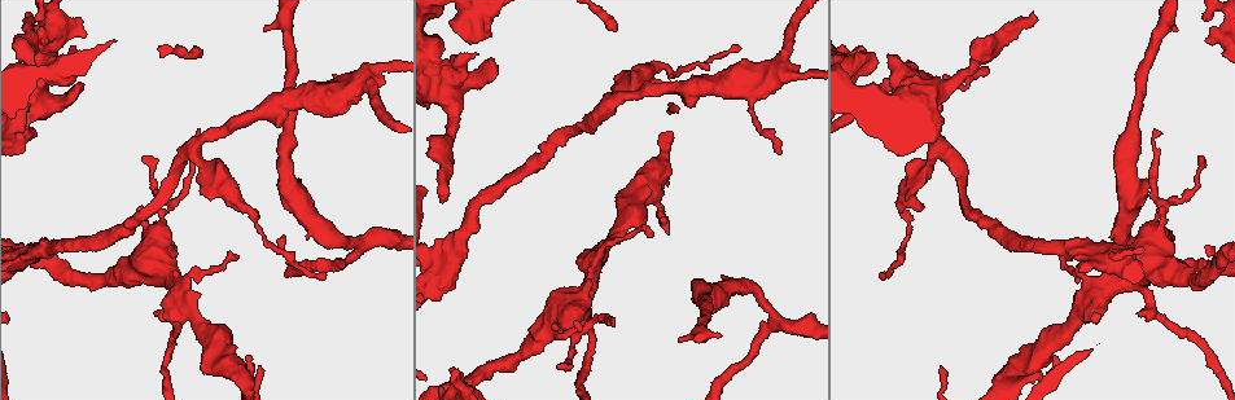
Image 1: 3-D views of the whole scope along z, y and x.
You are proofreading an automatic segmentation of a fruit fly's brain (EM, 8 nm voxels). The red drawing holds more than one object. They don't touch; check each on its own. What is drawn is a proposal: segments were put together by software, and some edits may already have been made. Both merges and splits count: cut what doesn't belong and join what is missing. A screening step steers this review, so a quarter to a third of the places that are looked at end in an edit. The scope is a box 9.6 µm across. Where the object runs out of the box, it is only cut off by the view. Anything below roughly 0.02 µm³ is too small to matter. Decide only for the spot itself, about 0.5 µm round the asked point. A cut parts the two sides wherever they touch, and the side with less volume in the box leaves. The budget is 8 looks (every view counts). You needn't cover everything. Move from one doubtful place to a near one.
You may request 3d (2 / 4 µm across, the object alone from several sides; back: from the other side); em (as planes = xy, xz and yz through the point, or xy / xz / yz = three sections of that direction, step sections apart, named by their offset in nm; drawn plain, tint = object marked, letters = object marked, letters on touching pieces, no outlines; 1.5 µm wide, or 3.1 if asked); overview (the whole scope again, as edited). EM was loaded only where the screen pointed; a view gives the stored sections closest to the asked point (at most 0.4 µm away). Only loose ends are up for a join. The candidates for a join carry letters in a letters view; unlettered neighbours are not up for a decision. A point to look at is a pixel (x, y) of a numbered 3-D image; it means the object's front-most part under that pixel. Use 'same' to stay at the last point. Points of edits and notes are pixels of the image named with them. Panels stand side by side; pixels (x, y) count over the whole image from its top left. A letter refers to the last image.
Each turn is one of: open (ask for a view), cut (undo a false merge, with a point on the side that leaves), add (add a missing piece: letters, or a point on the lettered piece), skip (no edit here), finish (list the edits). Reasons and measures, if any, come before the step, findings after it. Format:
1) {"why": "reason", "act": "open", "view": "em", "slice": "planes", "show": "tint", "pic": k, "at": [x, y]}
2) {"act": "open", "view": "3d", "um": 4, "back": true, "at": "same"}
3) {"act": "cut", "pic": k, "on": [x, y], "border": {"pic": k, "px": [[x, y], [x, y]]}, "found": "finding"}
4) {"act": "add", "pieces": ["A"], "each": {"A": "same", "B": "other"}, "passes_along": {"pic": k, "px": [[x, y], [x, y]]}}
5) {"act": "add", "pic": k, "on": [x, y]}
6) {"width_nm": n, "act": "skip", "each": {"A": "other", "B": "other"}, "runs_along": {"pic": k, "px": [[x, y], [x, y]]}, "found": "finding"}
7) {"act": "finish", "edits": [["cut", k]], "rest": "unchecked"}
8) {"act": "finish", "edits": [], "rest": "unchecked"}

{"why": "thick end", "act": "open", "view": "3d", "um": 2, "pic": 1, "at": [1207, 39]}

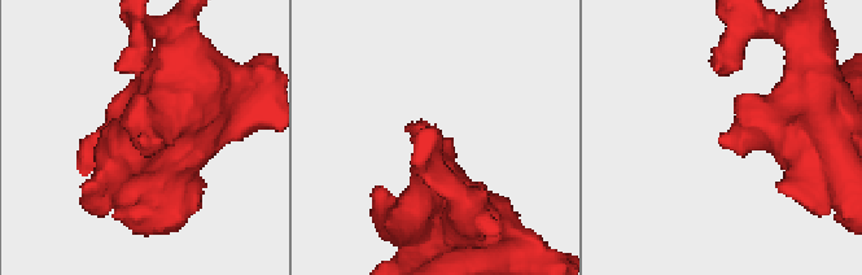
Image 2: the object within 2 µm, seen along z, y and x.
{"act": "open", "view": "em", "slice": "yz", "step": 4, "show": "tint", "pic": 2, "at": [722, 141]}

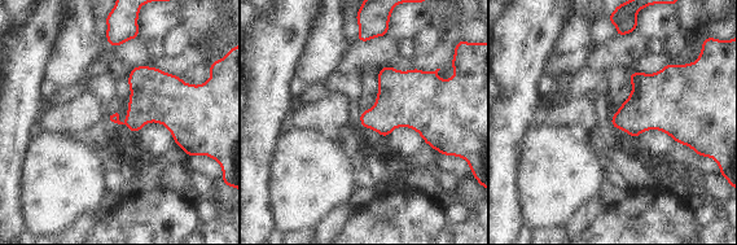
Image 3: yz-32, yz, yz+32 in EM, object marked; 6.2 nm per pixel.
{"why": "cut it another way", "act": "open", "view": "em", "slice": "planes", "show": "letters", "at": "same"}

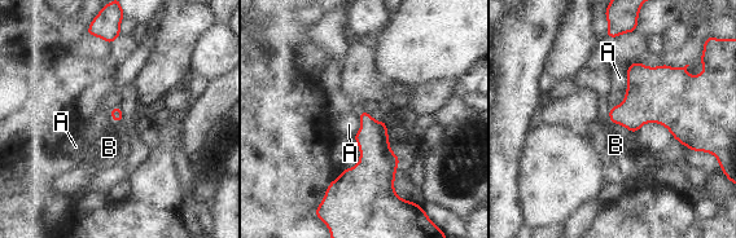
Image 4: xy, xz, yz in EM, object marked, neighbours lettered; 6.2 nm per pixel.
{"act": "add", "pieces": ["B"], "each": {"A": "other", "B": "same"}, "passes_along": {"pic": 4, "px": [[649, 97], [622, 126], [616, 145]]}, "found": "the neuron continues"}

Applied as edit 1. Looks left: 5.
{"act": "open", "view": "overview"}

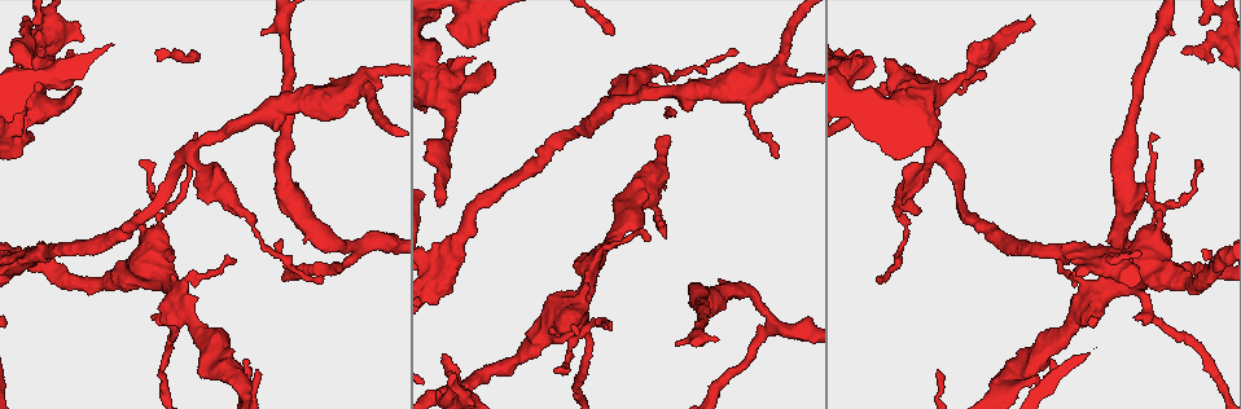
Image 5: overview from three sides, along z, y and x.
{"act": "open", "view": "3d", "um": 2, "pic": 5, "at": [474, 57]}

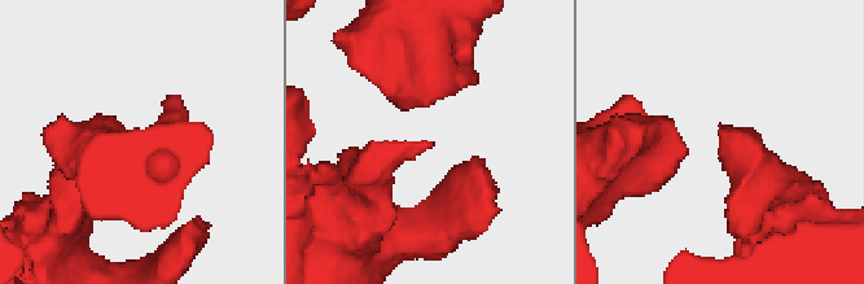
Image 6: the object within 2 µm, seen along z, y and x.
{"why": "now the EM", "act": "open", "view": "em", "slice": "planes", "show": "tint", "pic": 6, "at": [719, 129]}

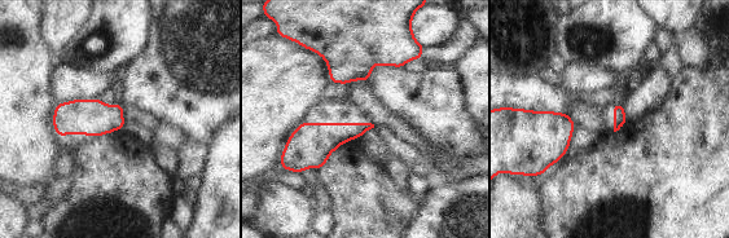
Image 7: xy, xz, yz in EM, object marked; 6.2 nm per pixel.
{"why": "what lies round it", "act": "open", "view": "em", "slice": "planes", "show": "letters", "at": "same"}

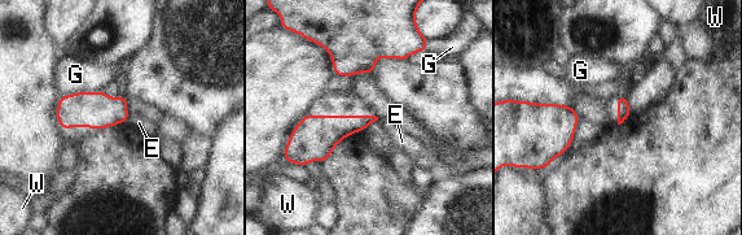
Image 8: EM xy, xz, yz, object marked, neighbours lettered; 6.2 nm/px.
{"width_nm": 200, "act": "skip", "each": {"E": "other", "G": "other", "W": "other"}, "border": {"pic": 8, "px": [[101, 90], [77, 91], [62, 96]]}, "found": "none of them fits"}

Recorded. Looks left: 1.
{"act": "finish", "edits": [["add", 4]], "rest": "unchecked"}

